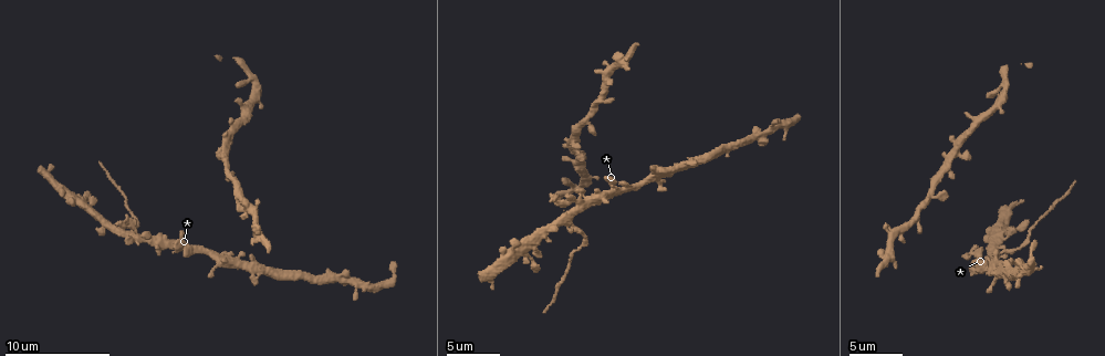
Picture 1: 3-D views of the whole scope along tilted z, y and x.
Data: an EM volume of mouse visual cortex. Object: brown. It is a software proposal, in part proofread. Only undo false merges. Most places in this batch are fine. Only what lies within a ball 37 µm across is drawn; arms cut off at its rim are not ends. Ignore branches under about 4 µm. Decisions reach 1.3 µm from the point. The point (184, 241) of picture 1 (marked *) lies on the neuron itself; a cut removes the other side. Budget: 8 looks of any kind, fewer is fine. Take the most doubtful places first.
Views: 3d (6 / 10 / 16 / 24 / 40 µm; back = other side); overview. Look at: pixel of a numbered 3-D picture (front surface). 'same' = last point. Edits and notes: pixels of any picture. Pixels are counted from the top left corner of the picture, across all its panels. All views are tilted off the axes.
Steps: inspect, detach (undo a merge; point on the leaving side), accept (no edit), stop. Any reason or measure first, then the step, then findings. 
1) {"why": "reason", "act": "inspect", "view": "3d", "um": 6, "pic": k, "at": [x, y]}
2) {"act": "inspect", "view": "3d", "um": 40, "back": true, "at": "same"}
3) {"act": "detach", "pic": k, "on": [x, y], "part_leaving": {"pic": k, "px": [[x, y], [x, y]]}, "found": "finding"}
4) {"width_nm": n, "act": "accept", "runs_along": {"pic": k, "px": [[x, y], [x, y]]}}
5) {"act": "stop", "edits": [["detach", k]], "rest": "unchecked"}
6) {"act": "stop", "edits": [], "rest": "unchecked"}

{"act": "inspect", "view": "3d", "um": 10, "pic": 1, "at": [565, 223]}

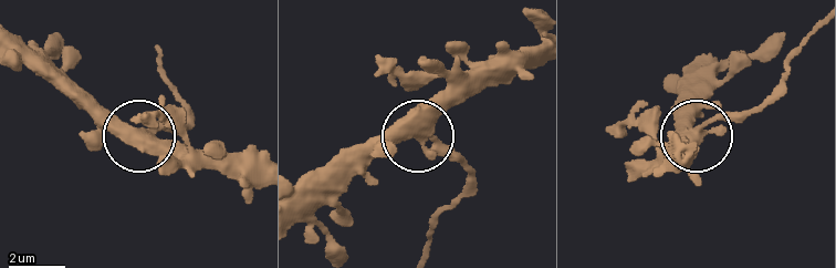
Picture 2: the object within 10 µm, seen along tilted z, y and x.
{"act": "inspect", "view": "3d", "um": 10, "back": true, "pic": 2, "at": [695, 134]}

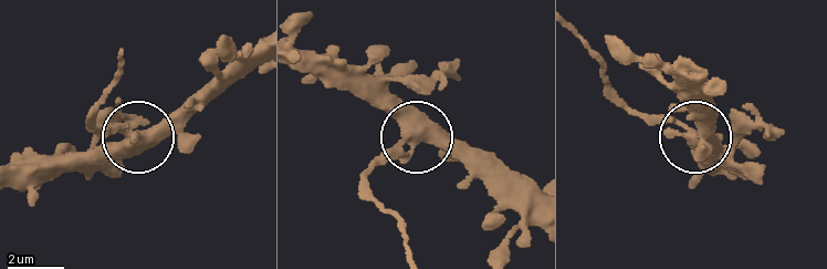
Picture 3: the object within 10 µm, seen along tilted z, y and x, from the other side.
{"act": "detach", "pic": 3, "on": [108, 134], "part_leaving": {"pic": 3, "px": [[404, 136], [375, 157], [366, 177], [398, 221], [408, 254]]}, "found": "a second neuron is stuck on"}

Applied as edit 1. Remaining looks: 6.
{"why": "arms part here", "act": "inspect", "view": "3d", "um": 10, "pic": 1, "at": [617, 192]}

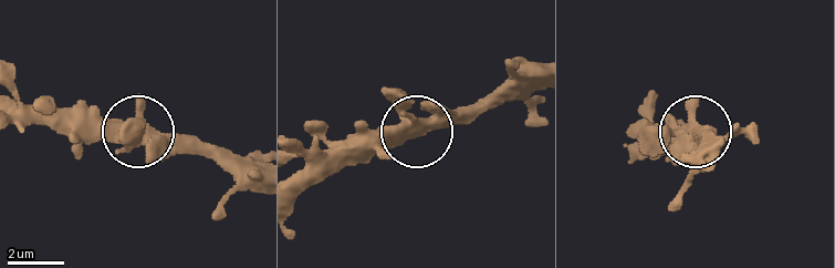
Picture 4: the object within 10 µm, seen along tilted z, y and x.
{"width_nm": 450, "act": "accept", "found": "all the same neuron"}

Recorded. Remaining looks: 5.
{"act": "inspect", "view": "overview"}

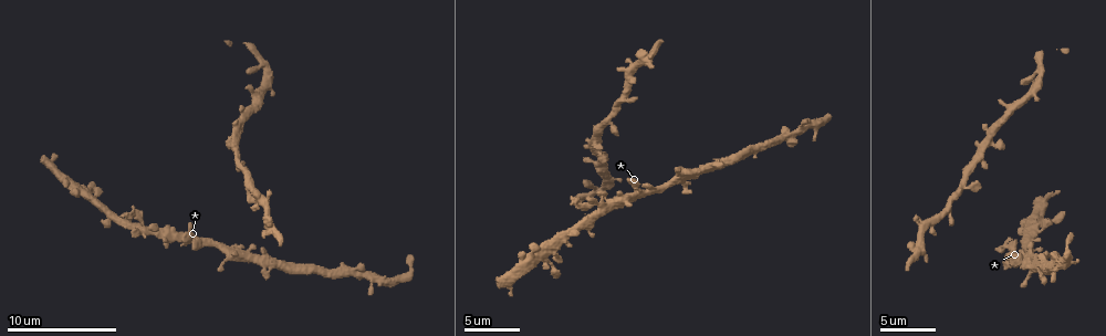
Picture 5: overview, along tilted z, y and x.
{"why": "a fork", "act": "inspect", "view": "3d", "um": 6, "pic": 5, "at": [239, 161]}

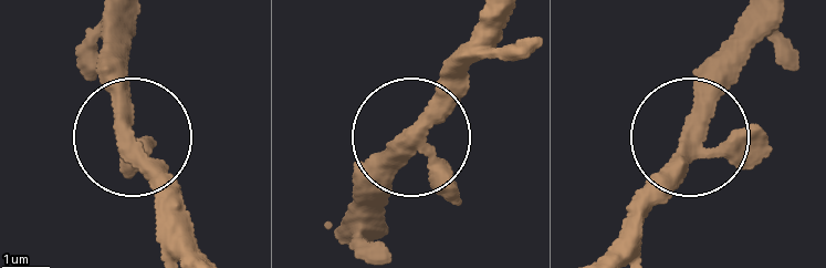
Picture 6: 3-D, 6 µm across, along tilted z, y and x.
{"act": "inspect", "view": "3d", "um": 6, "back": true, "pic": 6, "at": [685, 144]}

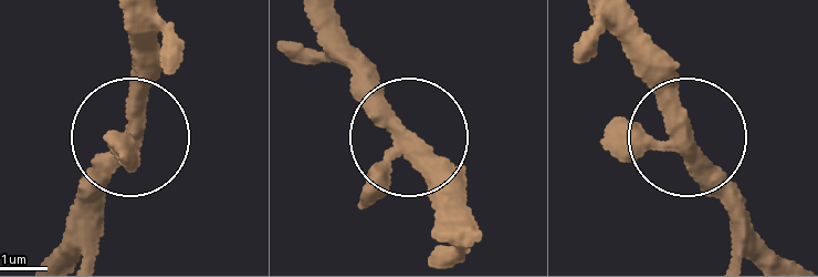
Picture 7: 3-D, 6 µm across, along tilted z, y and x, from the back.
{"arms": 3, "act": "accept", "found": "one neuron here"}

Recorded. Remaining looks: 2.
{"why": "thin neck", "act": "inspect", "view": "3d", "um": 10, "pic": 5, "at": [297, 267]}

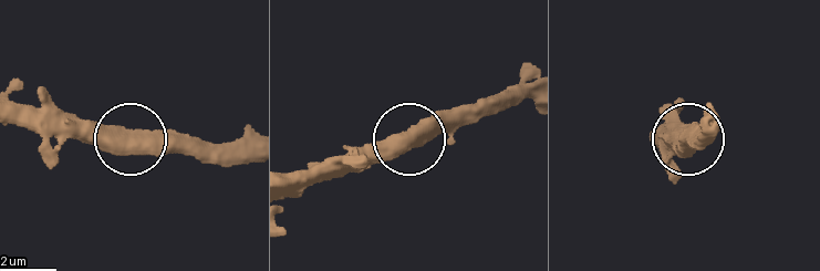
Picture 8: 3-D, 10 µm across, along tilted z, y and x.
{"width_nm": 660, "act": "accept", "found": "continuous, no second neuron"}

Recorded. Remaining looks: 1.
{"act": "stop", "edits": [["detach", 3]], "rest": "unchecked"}

